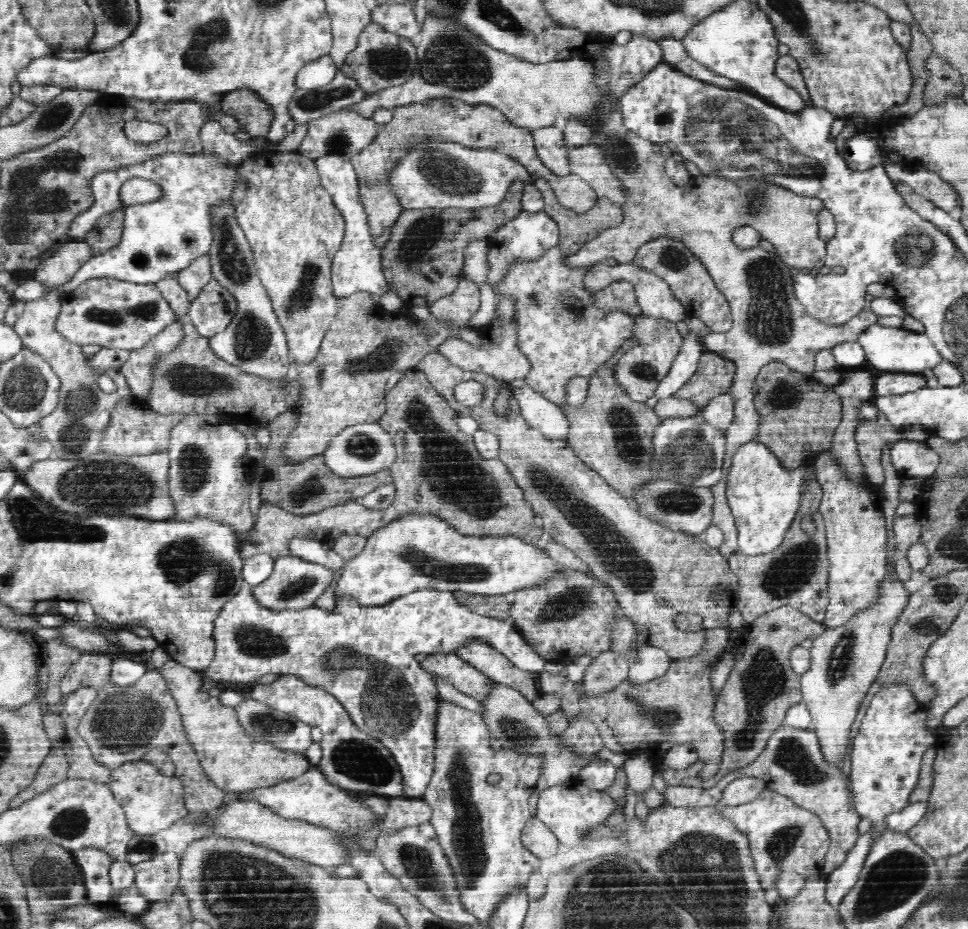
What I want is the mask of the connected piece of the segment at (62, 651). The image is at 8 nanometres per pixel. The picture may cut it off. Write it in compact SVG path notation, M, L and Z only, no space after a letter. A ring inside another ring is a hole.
M54 638L46 642L46 665L49 682L43 696L44 704L58 704L62 700L61 681L72 664L80 658L82 651L63 644L63 640Z

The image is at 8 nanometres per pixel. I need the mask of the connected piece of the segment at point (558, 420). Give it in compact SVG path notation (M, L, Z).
M526 384L511 391L513 398L518 400L522 417L531 428L537 429L547 439L567 442L569 421L560 407Z

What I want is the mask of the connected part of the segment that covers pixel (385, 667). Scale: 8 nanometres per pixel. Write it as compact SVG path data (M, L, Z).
M264 553L245 559L242 586L223 606L214 623L215 655L204 670L208 680L221 688L225 684L252 682L262 674L294 674L308 685L322 687L343 704L352 722L362 732L378 739L393 754L403 776L404 797L422 798L434 772L438 688L430 673L419 665L421 657L432 652L456 653L464 640L479 637L522 670L541 673L546 666L543 657L523 639L510 620L480 616L460 604L454 592L444 592L443 589L420 588L378 606L362 607L356 600L341 596L335 600L335 608L331 611L316 605L302 610L264 608L255 599L252 587L270 576L274 563L275 559Z

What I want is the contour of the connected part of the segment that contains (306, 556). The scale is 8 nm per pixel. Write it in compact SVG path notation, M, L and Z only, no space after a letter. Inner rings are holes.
M308 537L290 540L289 550L290 554L302 560L327 565L327 568L331 568L332 572L338 572L346 563L336 551L330 549L329 542L322 542Z

